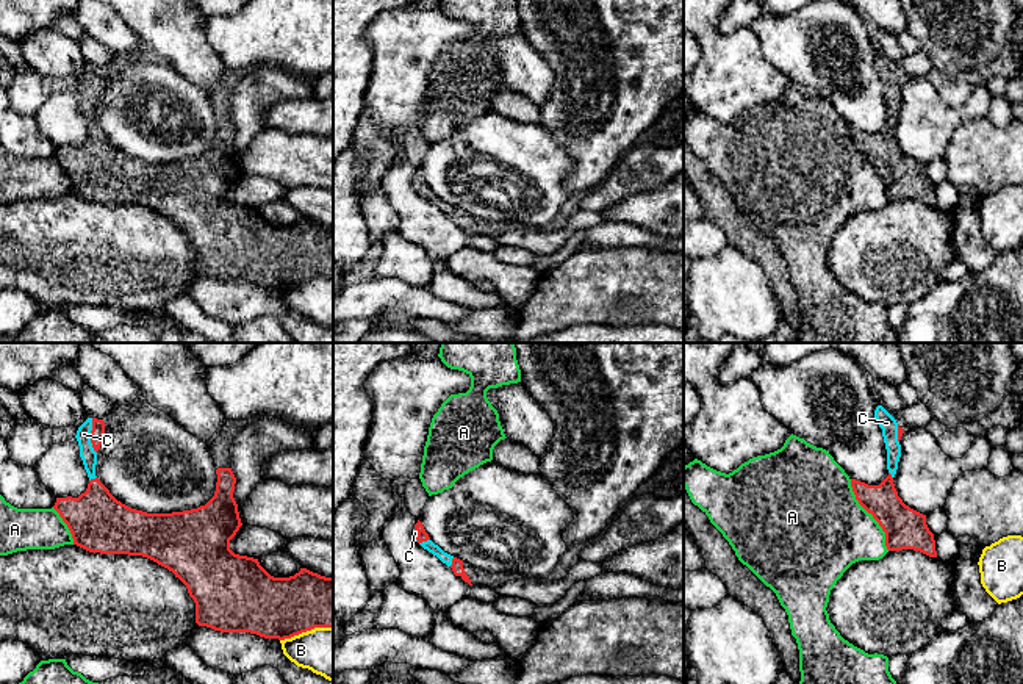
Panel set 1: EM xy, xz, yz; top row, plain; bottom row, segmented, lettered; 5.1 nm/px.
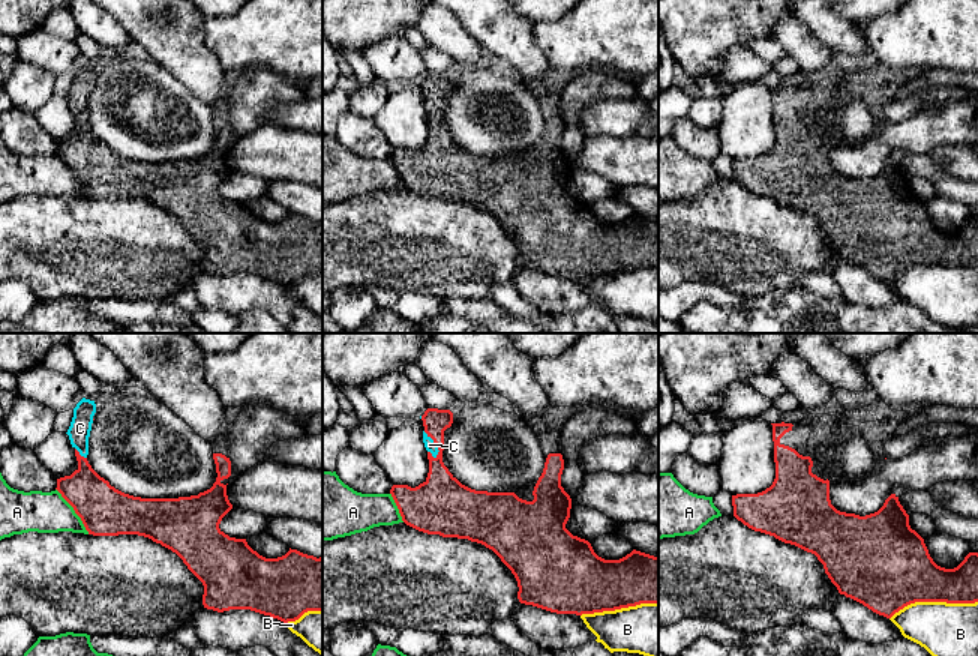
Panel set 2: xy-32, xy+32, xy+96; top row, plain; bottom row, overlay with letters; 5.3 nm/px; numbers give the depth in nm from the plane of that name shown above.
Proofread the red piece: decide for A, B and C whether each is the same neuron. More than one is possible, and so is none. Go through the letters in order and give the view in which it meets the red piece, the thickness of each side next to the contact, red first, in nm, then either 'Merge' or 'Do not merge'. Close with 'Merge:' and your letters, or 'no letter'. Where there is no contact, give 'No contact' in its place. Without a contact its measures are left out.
A: Touches red in yz. Thickness 220 nm (red) against 440 nm. Do not merge
B: Touches red in xy. Thickness 320 nm (red) against 260 nm. Do not merge
C: Touches red in xy. Thickness 80 nm (red) against 80 nm. Merge
Merge: C

